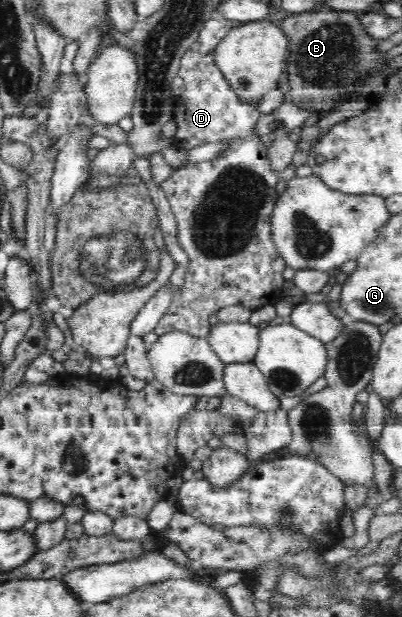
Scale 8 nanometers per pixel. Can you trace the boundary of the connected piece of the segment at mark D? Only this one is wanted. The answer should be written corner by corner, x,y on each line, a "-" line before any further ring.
223,16
209,19
203,25
197,42
181,59
179,67
178,76
184,80
185,88
175,96
174,122
177,124
177,131
173,141
185,150
219,141
230,141
231,147
223,151
223,157
215,156
215,161
209,160
206,165
187,164
187,169
179,168
179,173
175,169
172,175
160,184
176,219
177,241
183,251
187,252
189,259
183,286
172,297
154,330
159,336
183,331
193,337
206,337
212,327
209,324
209,316
222,307
241,304
255,310
263,305
275,305
286,295
283,290
283,283
286,281
283,271
288,265
278,252
271,233
272,213
279,199
276,185
281,175
273,171
267,158
268,148
263,146
261,138
255,134
254,126
262,114
254,105
244,104
236,96
219,68
215,66
215,49
235,25
237,23

